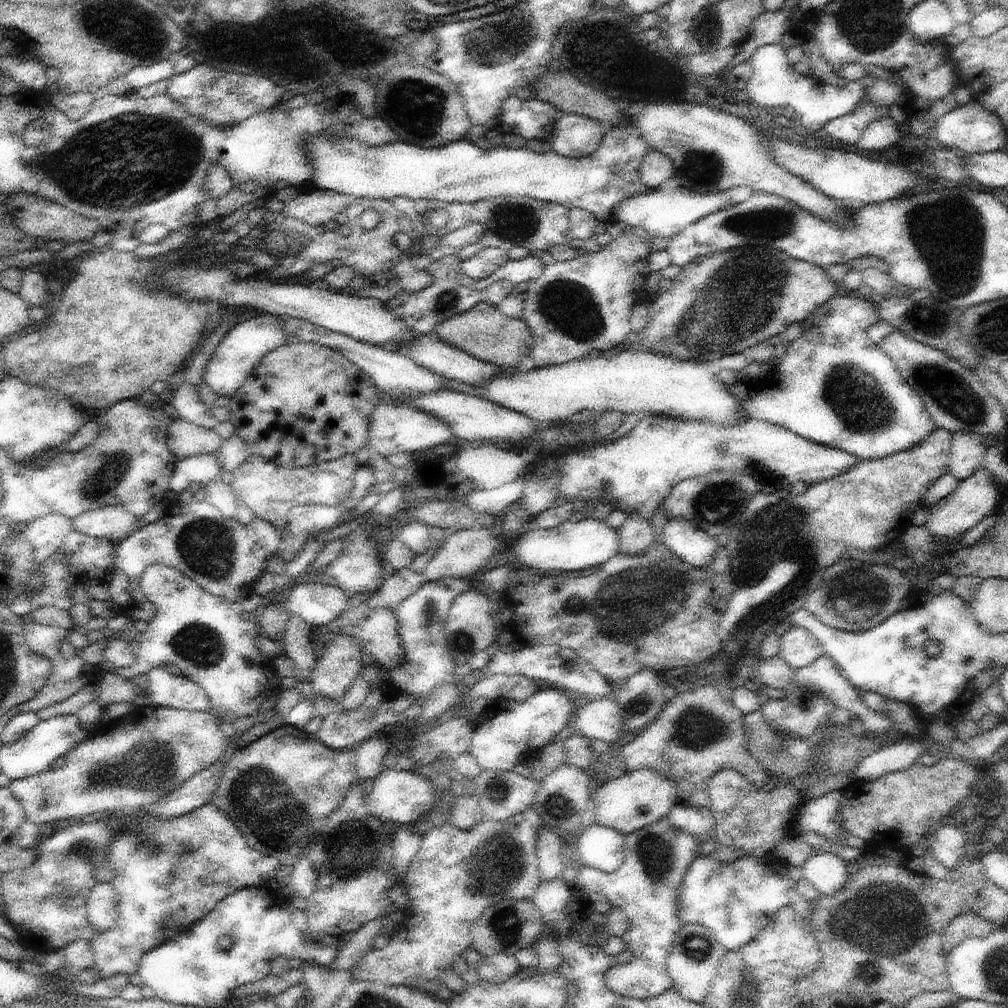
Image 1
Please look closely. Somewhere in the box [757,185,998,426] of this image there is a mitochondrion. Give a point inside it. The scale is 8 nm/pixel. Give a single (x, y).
(953, 259)

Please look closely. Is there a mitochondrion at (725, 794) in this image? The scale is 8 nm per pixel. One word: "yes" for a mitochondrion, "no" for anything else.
no

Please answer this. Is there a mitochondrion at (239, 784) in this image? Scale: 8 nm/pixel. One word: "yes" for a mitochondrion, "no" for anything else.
yes

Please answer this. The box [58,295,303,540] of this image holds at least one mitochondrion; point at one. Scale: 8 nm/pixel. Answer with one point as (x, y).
(116, 465)

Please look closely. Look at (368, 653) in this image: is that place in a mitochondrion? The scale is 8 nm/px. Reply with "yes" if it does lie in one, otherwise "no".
no

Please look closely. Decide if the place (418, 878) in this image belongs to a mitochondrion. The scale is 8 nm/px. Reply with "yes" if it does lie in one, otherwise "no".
no

